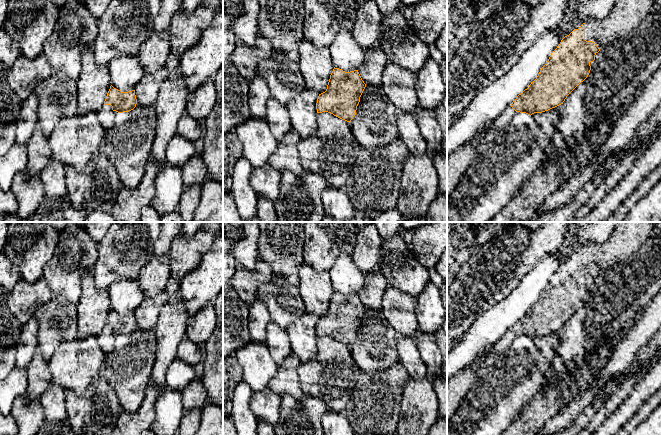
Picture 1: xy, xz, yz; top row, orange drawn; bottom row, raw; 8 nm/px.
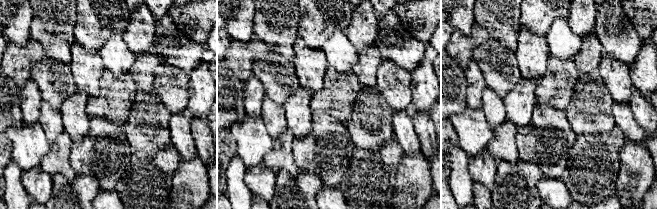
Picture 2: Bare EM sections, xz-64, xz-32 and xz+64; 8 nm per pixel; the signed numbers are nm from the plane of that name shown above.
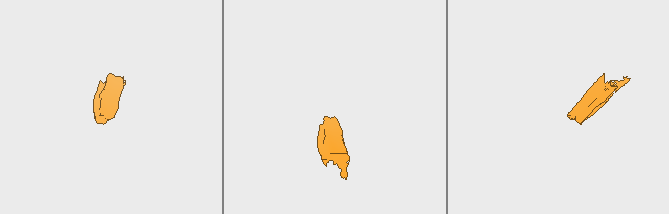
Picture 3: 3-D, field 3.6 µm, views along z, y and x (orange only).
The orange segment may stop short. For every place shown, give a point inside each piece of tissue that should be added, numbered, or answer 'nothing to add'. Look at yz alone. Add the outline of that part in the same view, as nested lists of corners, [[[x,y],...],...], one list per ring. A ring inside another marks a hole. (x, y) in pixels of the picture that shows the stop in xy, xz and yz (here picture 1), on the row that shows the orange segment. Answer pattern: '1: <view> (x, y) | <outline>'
1: yz (626, 15) | [[[617,0],[605,18],[590,18],[584,22],[585,40],[593,41],[600,50],[606,51],[612,43],[620,40],[642,22],[648,15],[655,1],[656,0]]]
2: yz (503, 120) | [[[508,106],[492,124],[487,126],[487,136],[506,128],[515,114],[516,111],[511,106]]]

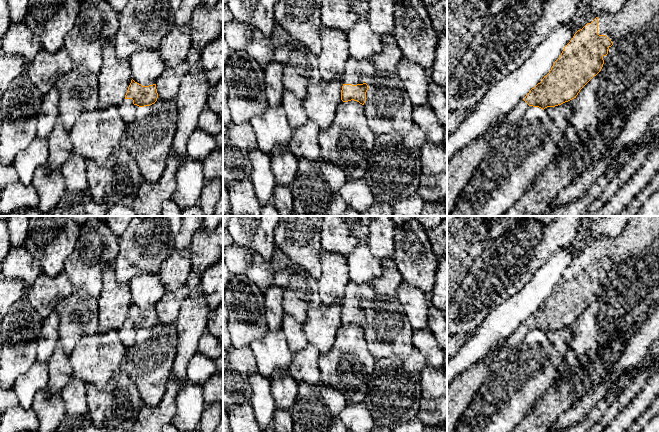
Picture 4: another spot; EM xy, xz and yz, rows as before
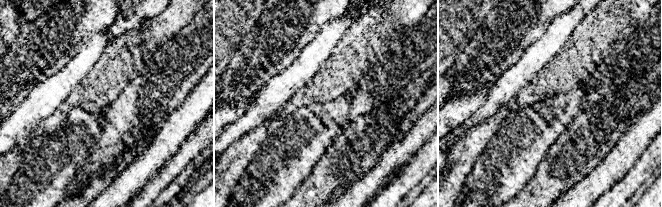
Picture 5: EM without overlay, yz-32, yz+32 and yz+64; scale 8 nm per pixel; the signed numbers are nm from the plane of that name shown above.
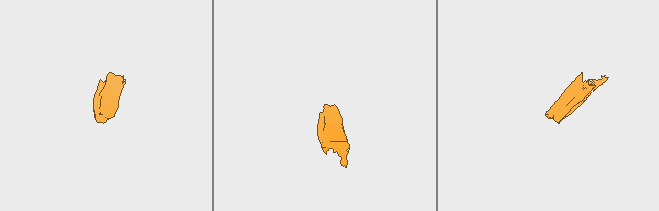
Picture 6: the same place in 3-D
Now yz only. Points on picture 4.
1: yz (634, 14) | [[[626,0],[616,13],[603,12],[598,17],[598,34],[606,35],[613,44],[619,45],[640,27],[648,23],[659,11],[659,0]]]
2: yz (516, 114) | [[[521,100],[505,118],[500,120],[500,130],[519,122],[528,108],[529,105],[524,100]]]

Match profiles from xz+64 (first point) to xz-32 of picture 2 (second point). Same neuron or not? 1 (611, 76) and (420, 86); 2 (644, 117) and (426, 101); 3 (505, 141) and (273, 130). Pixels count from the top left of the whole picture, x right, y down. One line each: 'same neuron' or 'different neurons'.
1: different neurons
2: different neurons
3: different neurons

